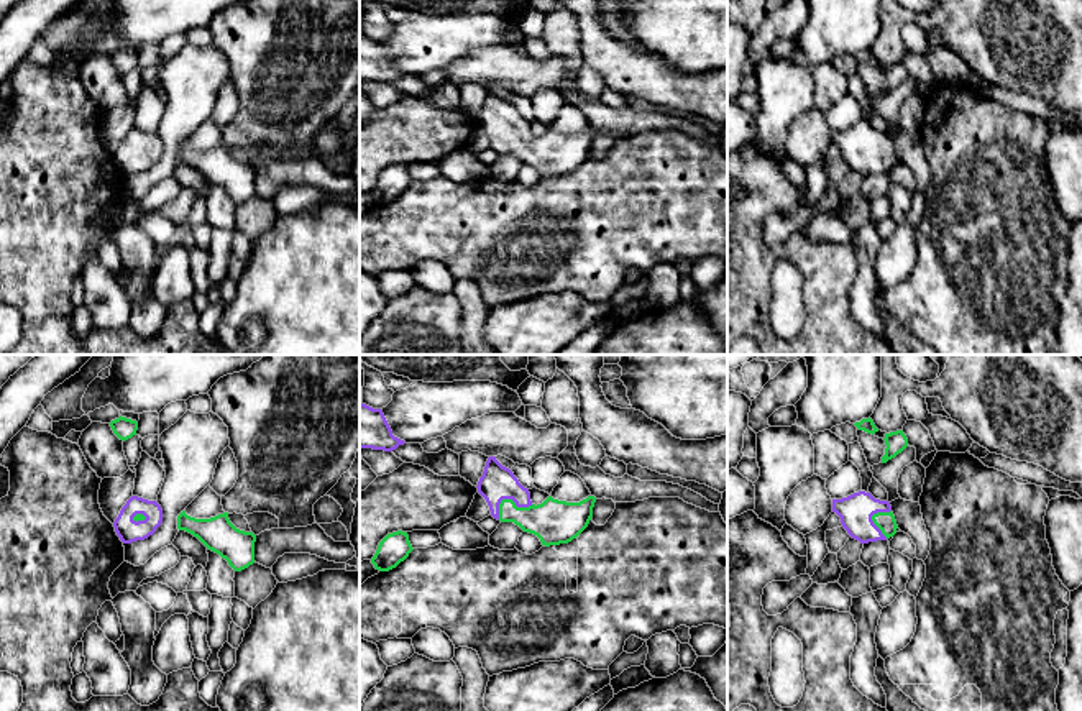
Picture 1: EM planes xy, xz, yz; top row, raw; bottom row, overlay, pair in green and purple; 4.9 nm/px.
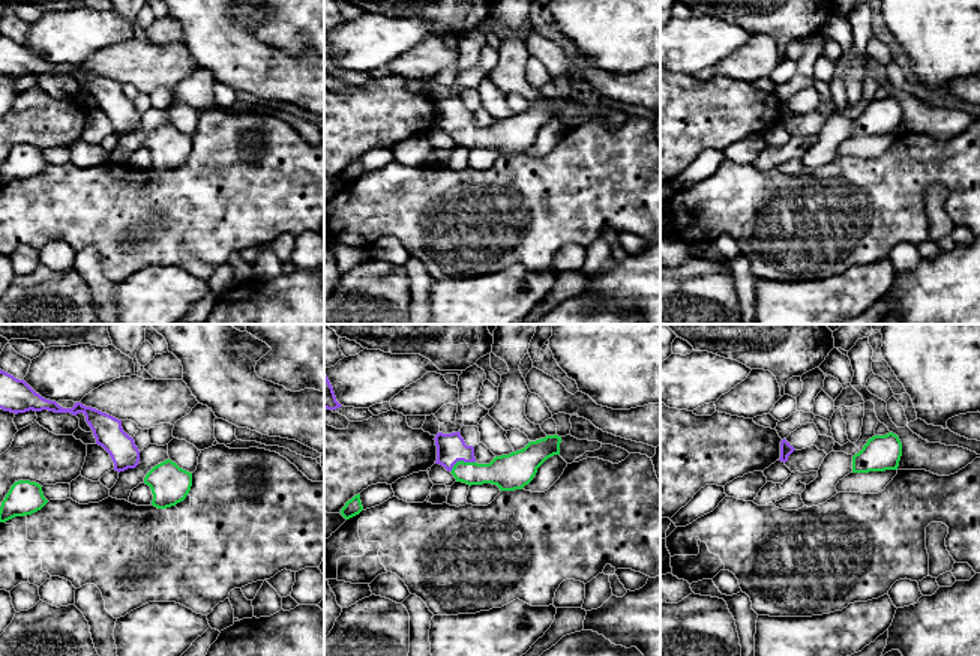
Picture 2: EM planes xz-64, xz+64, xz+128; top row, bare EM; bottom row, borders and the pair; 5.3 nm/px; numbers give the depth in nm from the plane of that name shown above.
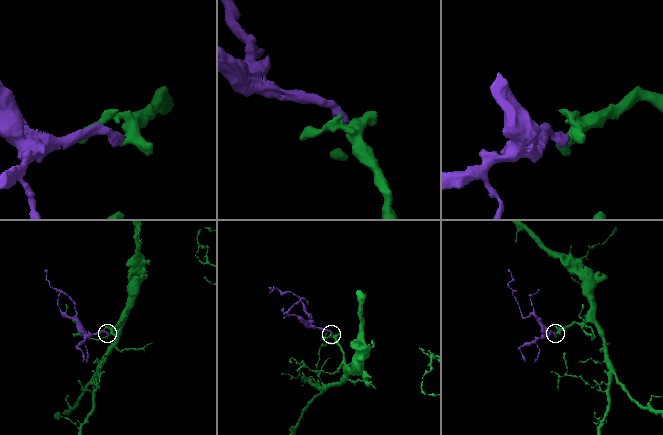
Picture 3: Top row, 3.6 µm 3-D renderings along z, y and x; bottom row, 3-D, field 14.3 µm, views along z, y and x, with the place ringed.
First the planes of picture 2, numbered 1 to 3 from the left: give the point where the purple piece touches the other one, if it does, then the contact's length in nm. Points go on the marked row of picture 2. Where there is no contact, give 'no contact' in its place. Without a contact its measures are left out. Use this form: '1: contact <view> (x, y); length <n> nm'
1: no contact
2: contact xz+64 (461, 461); length 150 nm
3: no contact

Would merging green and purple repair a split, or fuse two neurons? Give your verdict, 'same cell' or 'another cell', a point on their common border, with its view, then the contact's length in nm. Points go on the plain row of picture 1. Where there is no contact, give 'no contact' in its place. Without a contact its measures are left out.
same cell | xz (508, 132) | 190 nm

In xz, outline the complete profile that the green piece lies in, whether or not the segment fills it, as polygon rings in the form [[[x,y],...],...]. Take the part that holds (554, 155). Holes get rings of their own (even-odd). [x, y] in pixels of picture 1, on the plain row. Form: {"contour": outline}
{"contour": [[[496,89],[488,90],[476,120],[486,131],[494,151],[514,154],[524,164],[537,167],[545,179],[576,171],[588,159],[596,135],[594,128],[580,135],[558,133],[548,128],[535,138],[529,122]]]}

